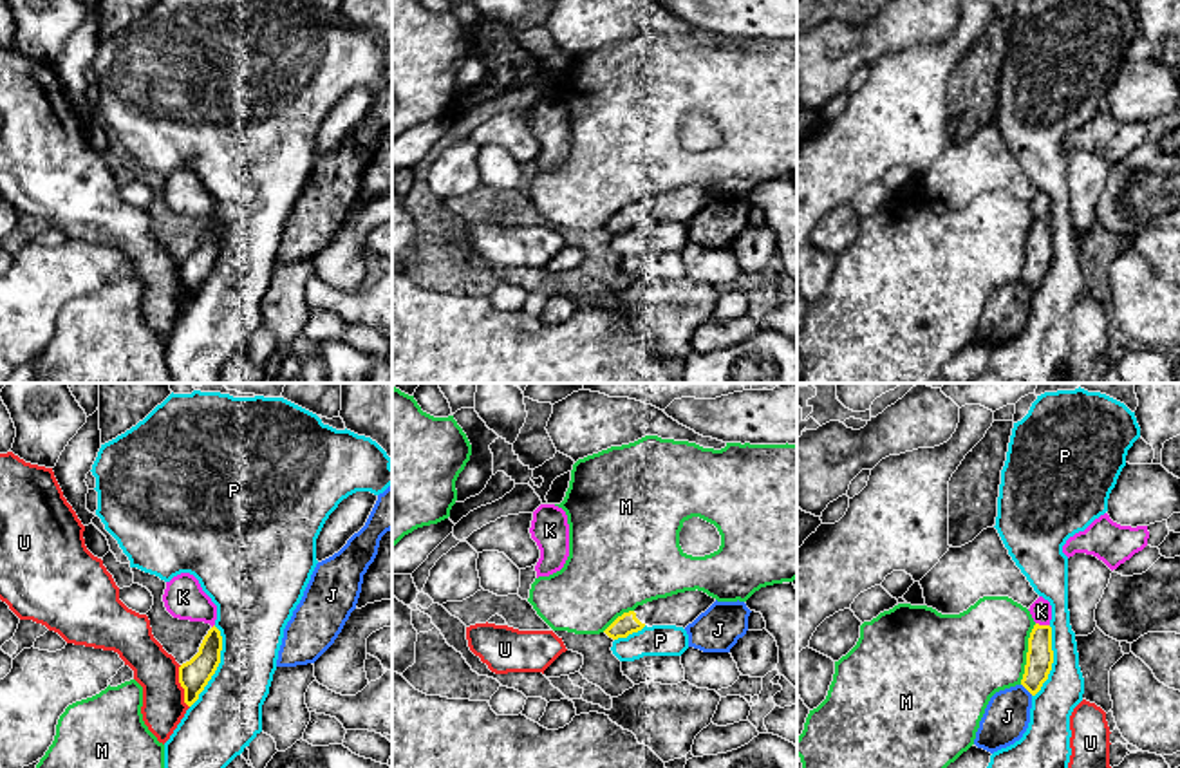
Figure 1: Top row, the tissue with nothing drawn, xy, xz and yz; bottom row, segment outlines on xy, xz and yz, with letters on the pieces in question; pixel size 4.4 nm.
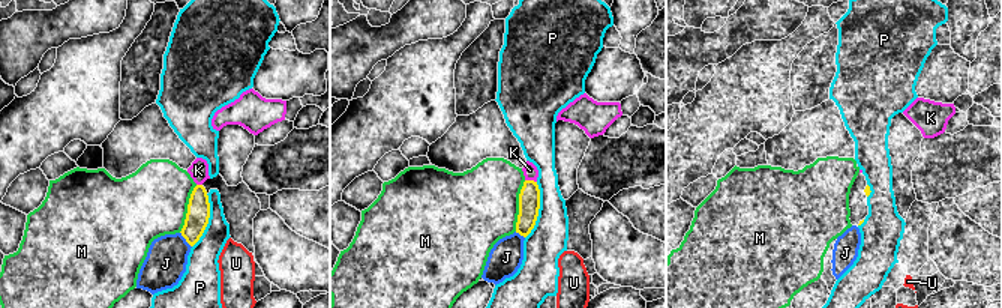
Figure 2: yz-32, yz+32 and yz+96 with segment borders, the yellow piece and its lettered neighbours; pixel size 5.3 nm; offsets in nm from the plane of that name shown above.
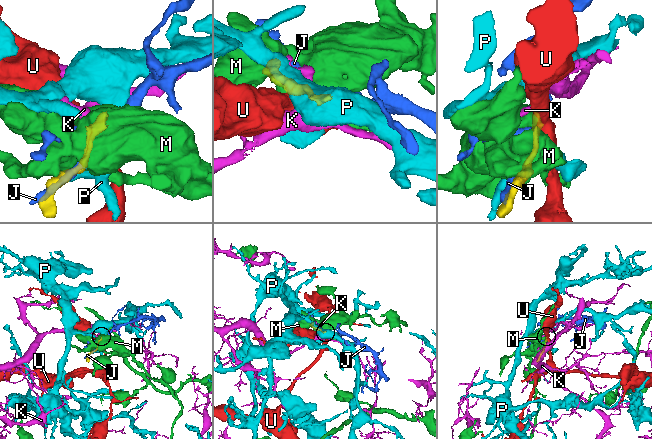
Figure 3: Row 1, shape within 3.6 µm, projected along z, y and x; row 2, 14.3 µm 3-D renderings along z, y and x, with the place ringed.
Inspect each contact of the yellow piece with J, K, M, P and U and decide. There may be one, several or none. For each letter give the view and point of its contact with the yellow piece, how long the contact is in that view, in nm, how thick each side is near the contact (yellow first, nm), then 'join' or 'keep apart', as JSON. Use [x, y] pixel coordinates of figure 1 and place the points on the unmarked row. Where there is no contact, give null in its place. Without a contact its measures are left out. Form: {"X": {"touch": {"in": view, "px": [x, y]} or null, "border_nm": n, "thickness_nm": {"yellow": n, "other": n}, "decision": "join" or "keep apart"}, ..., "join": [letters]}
{"J": {"touch": {"in": "yz", "px": [1027, 284]}, "border_nm": 80, "thickness_nm": {"yellow": 120, "other": 200}, "decision": "keep apart"}, "K": {"touch": {"in": "yz", "px": [1043, 221]}, "border_nm": 70, "thickness_nm": {"yellow": 120, "other": 100}, "decision": "keep apart"}, "M": {"touch": {"in": "yz", "px": [1027, 250]}, "border_nm": 280, "thickness_nm": {"yellow": 120, "other": 400}, "decision": "keep apart"}, "P": {"touch": {"in": "xy", "px": [217, 261]}, "border_nm": 380, "thickness_nm": {"yellow": 140, "other": 300}, "decision": "keep apart"}, "U": {"touch": {"in": "xy", "px": [181, 280]}, "border_nm": 200, "thickness_nm": {"yellow": 140, "other": 190}, "decision": "keep apart"}, "join": []}

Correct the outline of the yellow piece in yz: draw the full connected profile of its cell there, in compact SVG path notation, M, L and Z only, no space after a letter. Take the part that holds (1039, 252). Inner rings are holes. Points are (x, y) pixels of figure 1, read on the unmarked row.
M1035 219L1028 233L1026 260L1021 280L1035 291L1048 275L1054 258L1052 222Z

